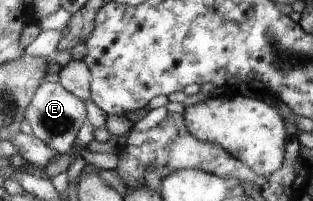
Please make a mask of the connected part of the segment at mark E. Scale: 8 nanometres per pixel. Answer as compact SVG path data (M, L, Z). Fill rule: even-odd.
M54 78L50 79L44 84L38 84L40 88L36 90L35 98L32 99L30 106L26 110L26 119L32 128L33 134L36 138L45 142L54 152L58 154L70 154L77 143L76 134L82 128L84 120L87 118L87 102L78 98L75 94L69 93L60 83L56 82Z

